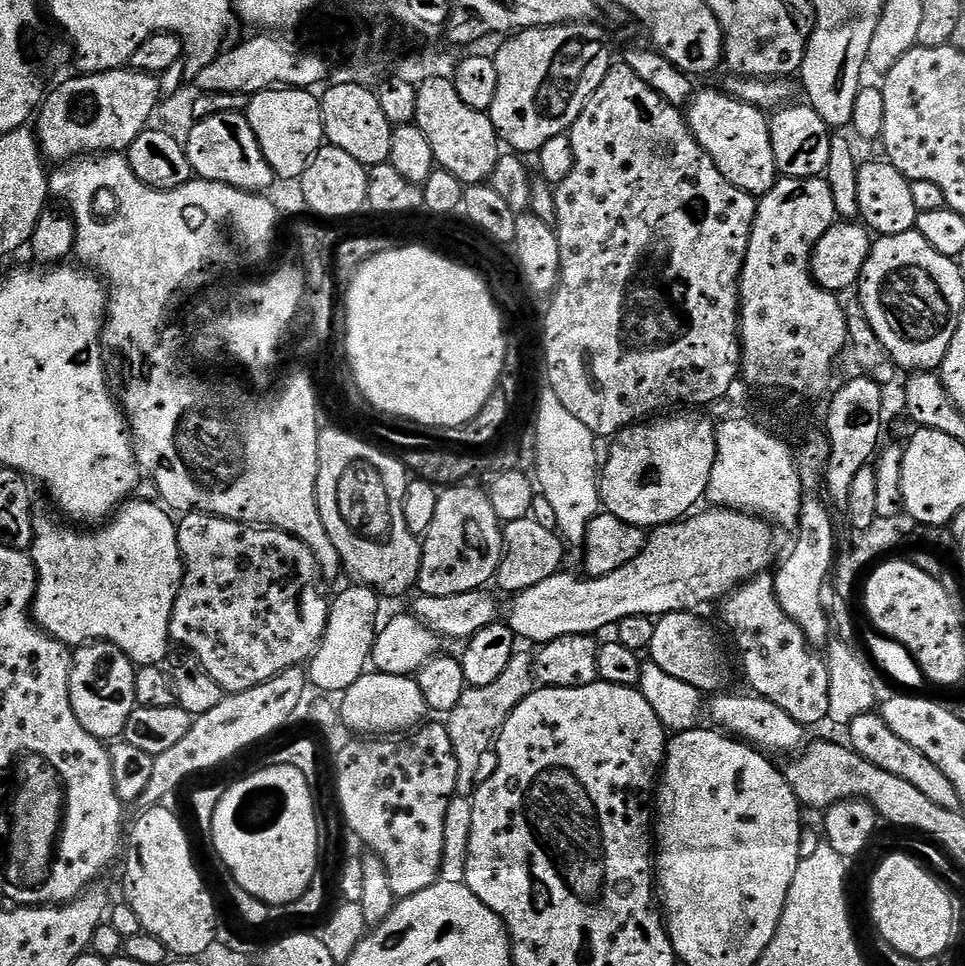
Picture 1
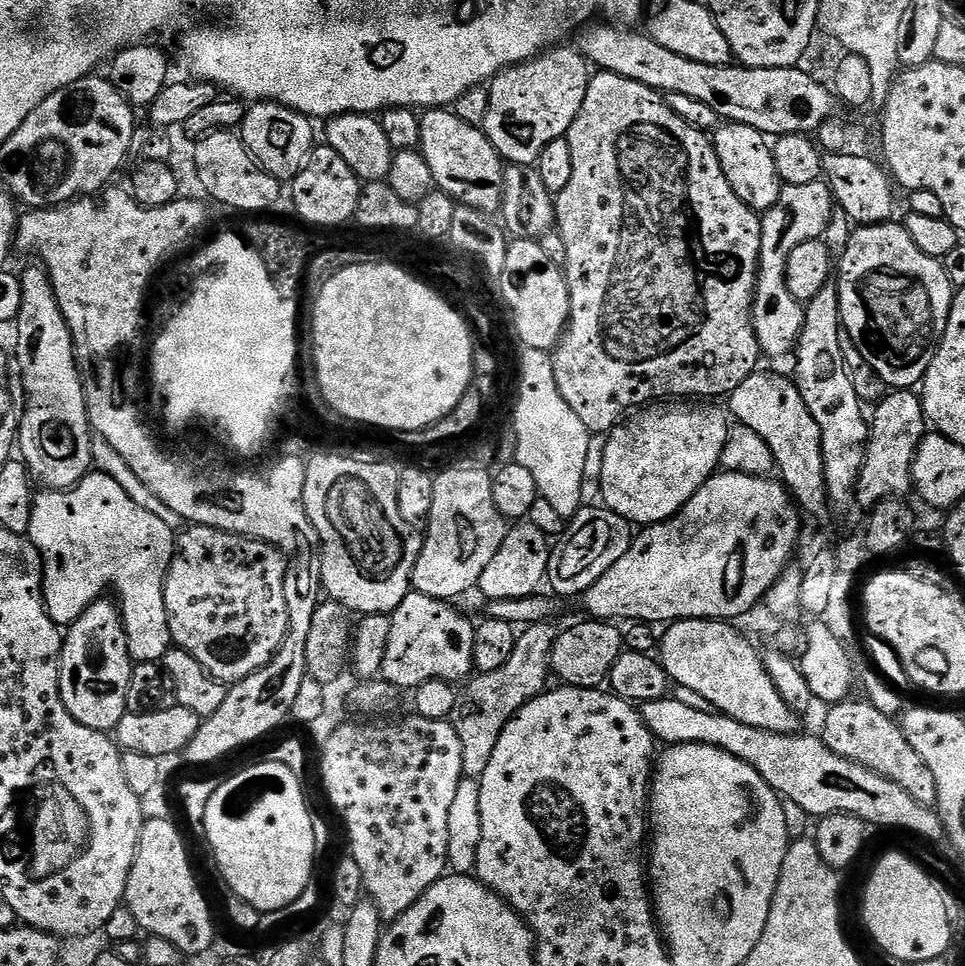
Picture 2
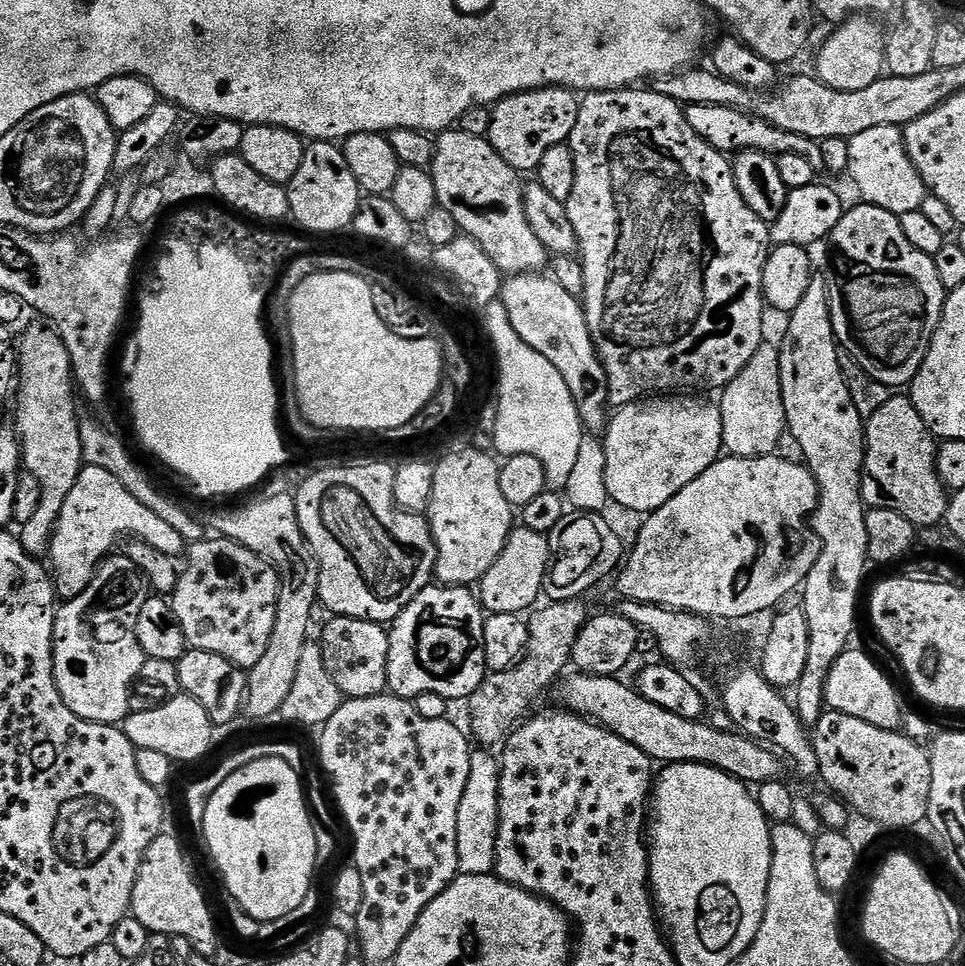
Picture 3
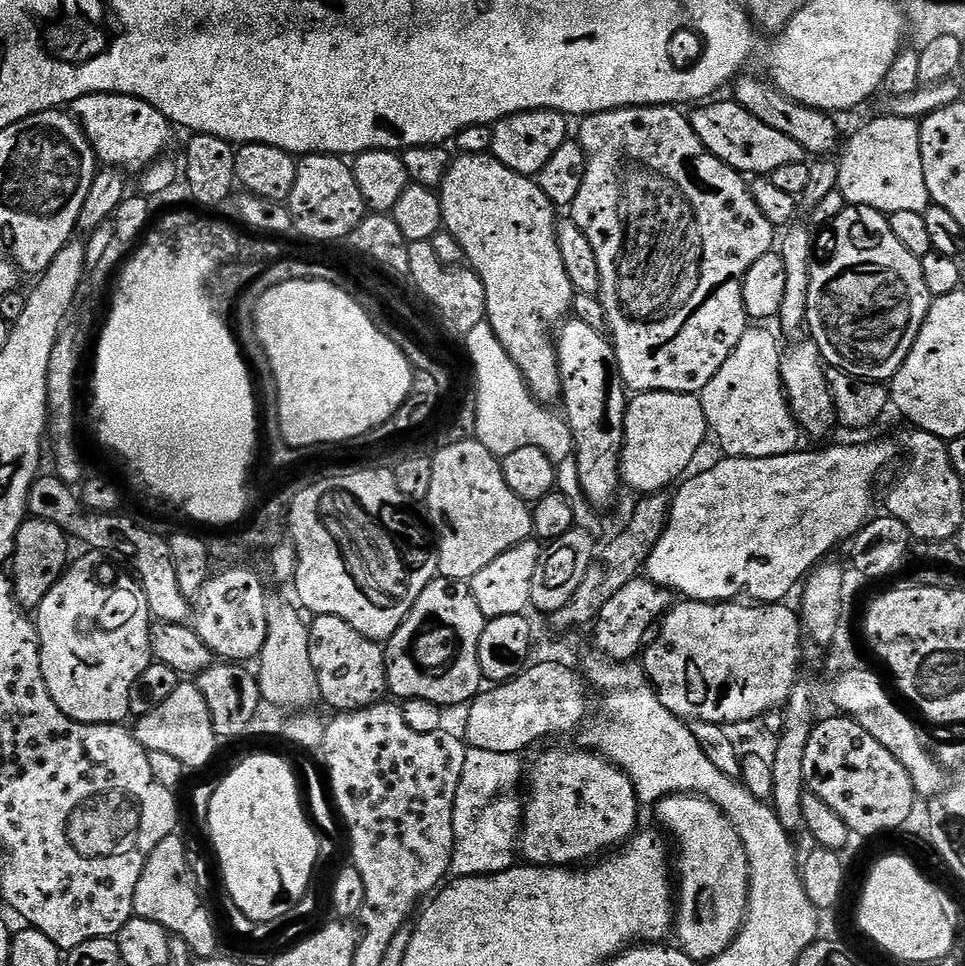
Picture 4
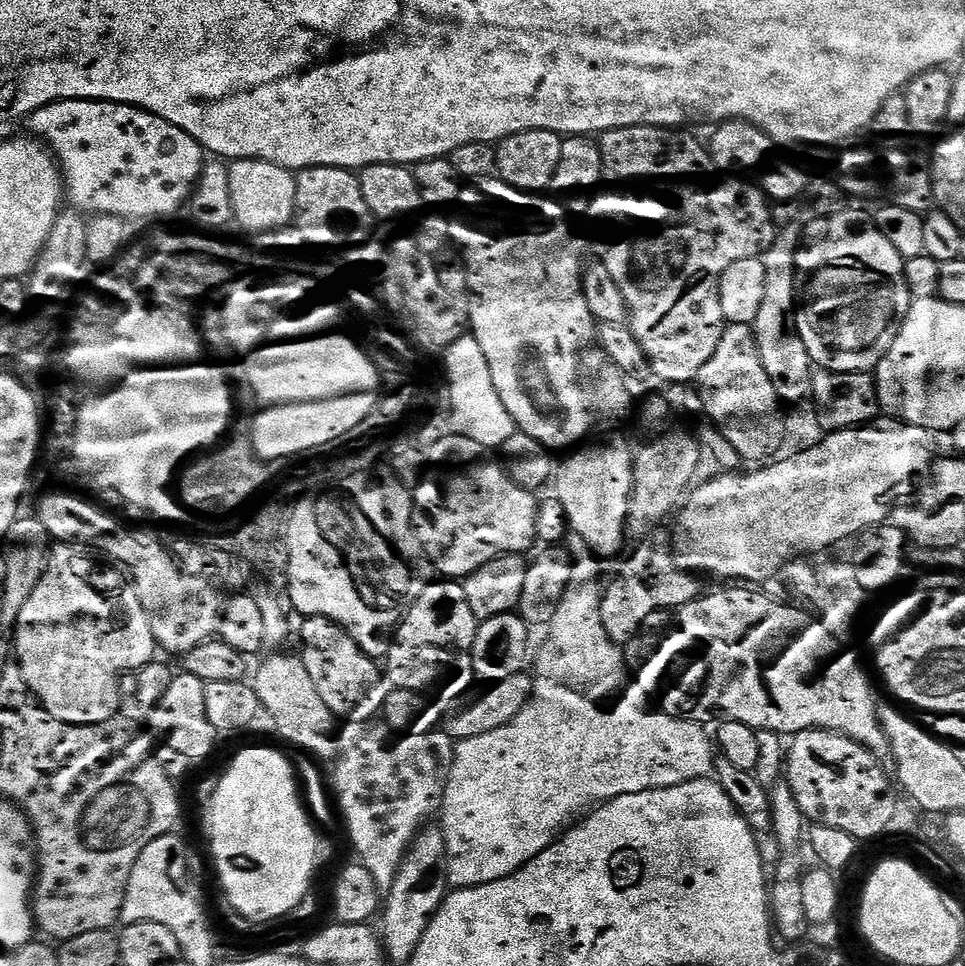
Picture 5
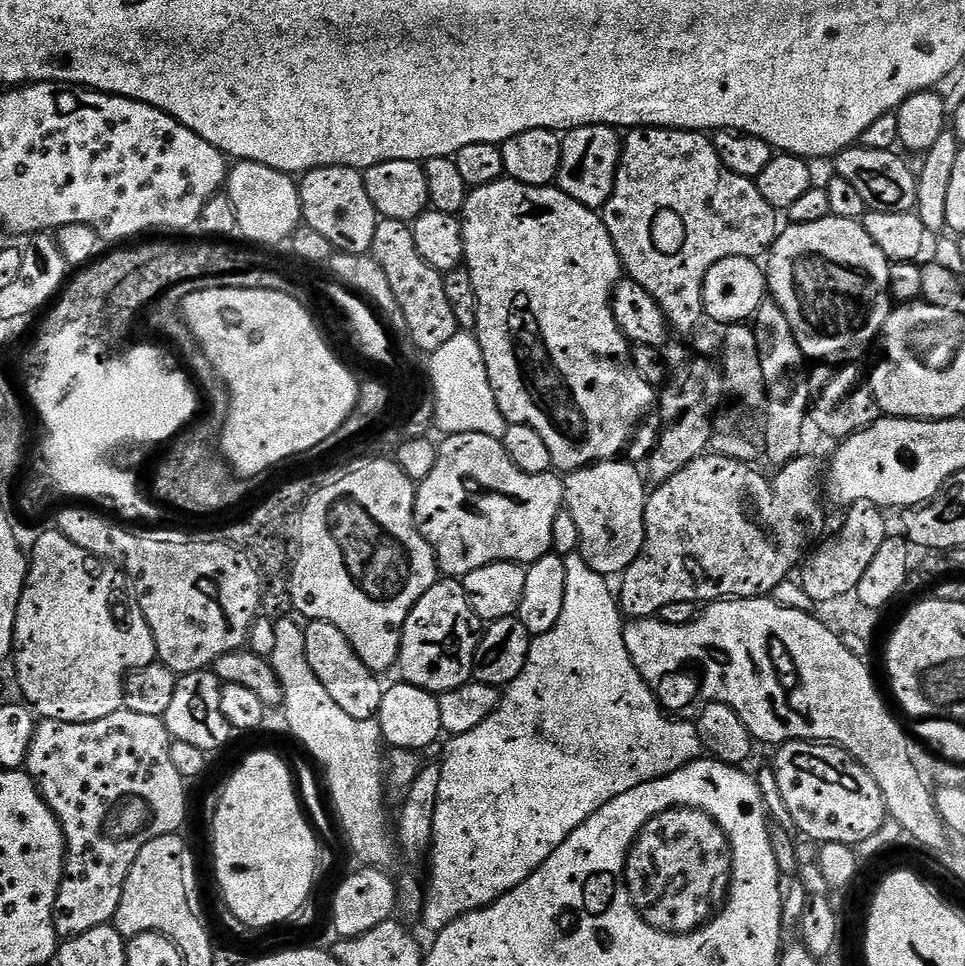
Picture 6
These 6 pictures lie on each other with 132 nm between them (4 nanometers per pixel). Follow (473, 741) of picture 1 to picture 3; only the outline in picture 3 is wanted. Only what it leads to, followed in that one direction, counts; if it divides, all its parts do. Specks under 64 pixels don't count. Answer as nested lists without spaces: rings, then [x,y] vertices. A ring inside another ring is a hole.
[[[580,598],[552,600],[545,608],[537,607],[527,617],[528,641],[523,656],[506,670],[488,672],[482,686],[478,686],[478,690],[474,690],[474,694],[466,701],[468,716],[472,719],[470,736],[477,745],[503,745],[514,725],[525,715],[523,712],[539,696],[540,691],[552,682],[554,684],[565,671],[563,668],[572,664],[574,642],[578,642],[578,634],[590,618],[590,611],[588,612],[584,602]]]

